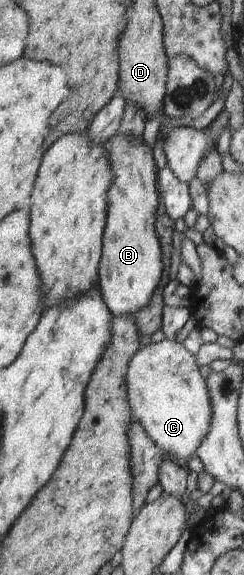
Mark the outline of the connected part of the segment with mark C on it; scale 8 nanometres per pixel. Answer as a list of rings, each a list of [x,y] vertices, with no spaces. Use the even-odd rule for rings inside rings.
[[[164,339],[160,342],[149,343],[144,348],[135,351],[124,376],[127,398],[131,407],[133,420],[139,422],[148,437],[161,447],[168,458],[181,461],[189,460],[195,456],[197,447],[205,438],[210,429],[212,408],[209,391],[205,378],[199,371],[199,365],[192,355],[181,343],[175,339]]]

